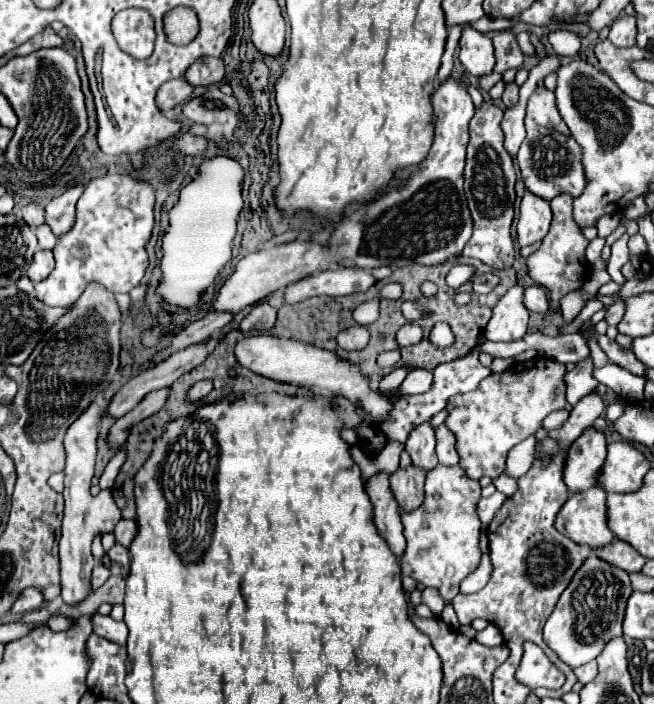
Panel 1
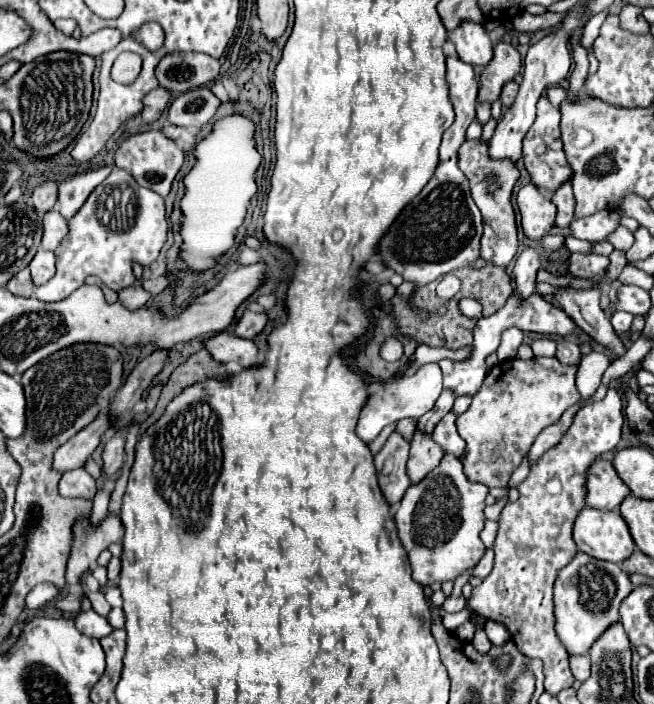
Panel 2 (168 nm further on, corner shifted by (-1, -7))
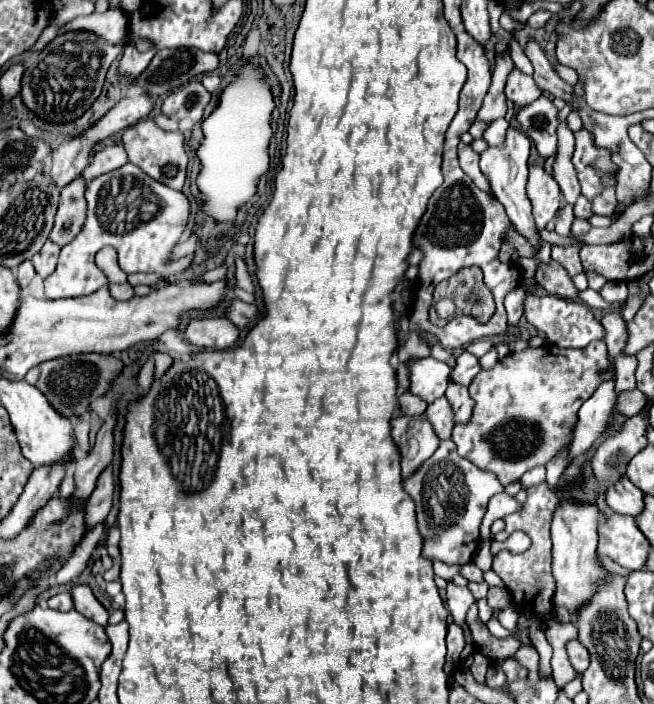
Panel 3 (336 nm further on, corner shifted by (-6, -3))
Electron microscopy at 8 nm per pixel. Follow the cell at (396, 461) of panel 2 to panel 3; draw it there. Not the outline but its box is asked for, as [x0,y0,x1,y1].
[391,414,439,478]

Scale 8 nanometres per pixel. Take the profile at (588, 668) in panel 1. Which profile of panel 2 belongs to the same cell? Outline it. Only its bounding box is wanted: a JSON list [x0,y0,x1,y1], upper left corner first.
[570,656,590,682]

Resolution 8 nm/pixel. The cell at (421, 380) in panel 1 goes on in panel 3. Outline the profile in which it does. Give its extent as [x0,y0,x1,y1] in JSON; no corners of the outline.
[407,356,449,404]

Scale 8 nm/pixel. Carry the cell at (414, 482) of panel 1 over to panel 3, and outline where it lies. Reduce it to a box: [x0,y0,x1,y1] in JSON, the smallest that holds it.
[425,396,455,440]

